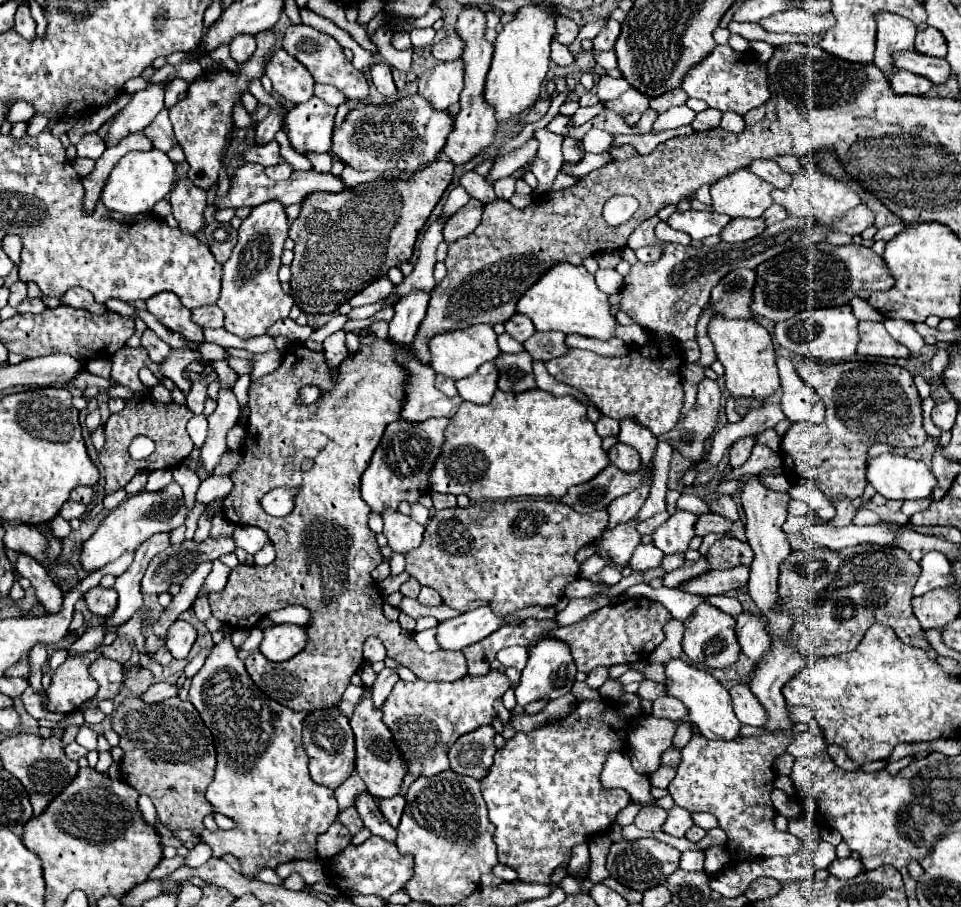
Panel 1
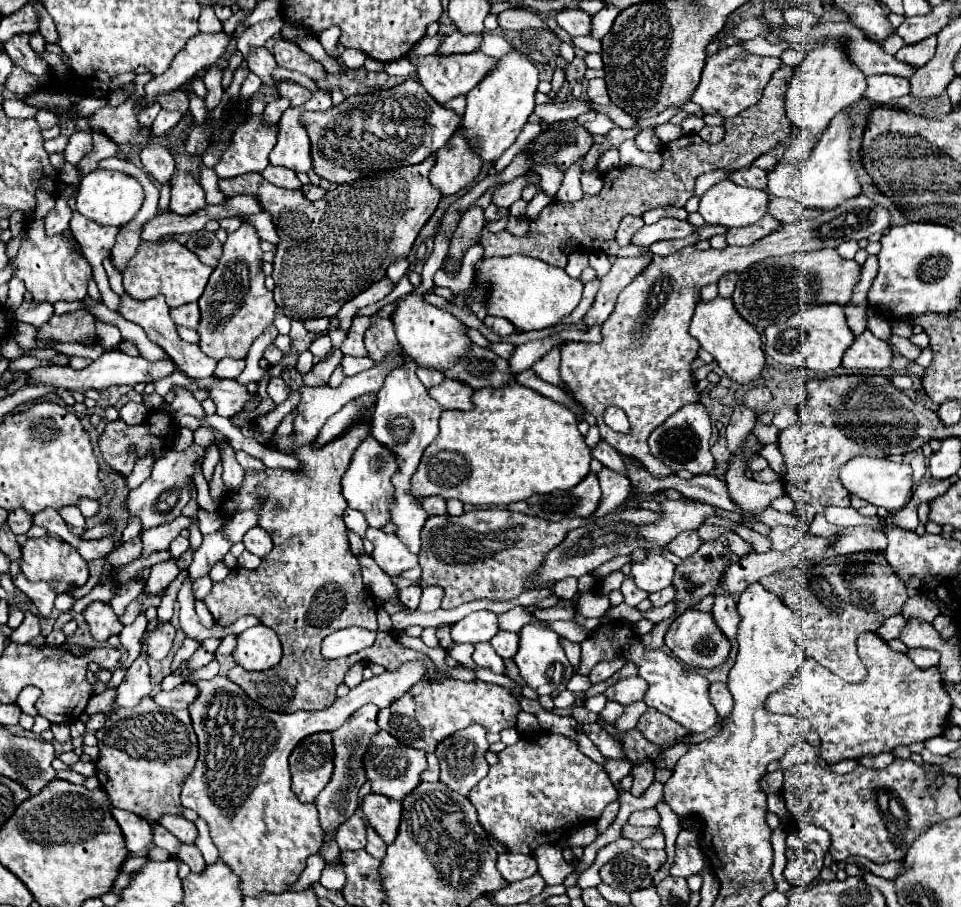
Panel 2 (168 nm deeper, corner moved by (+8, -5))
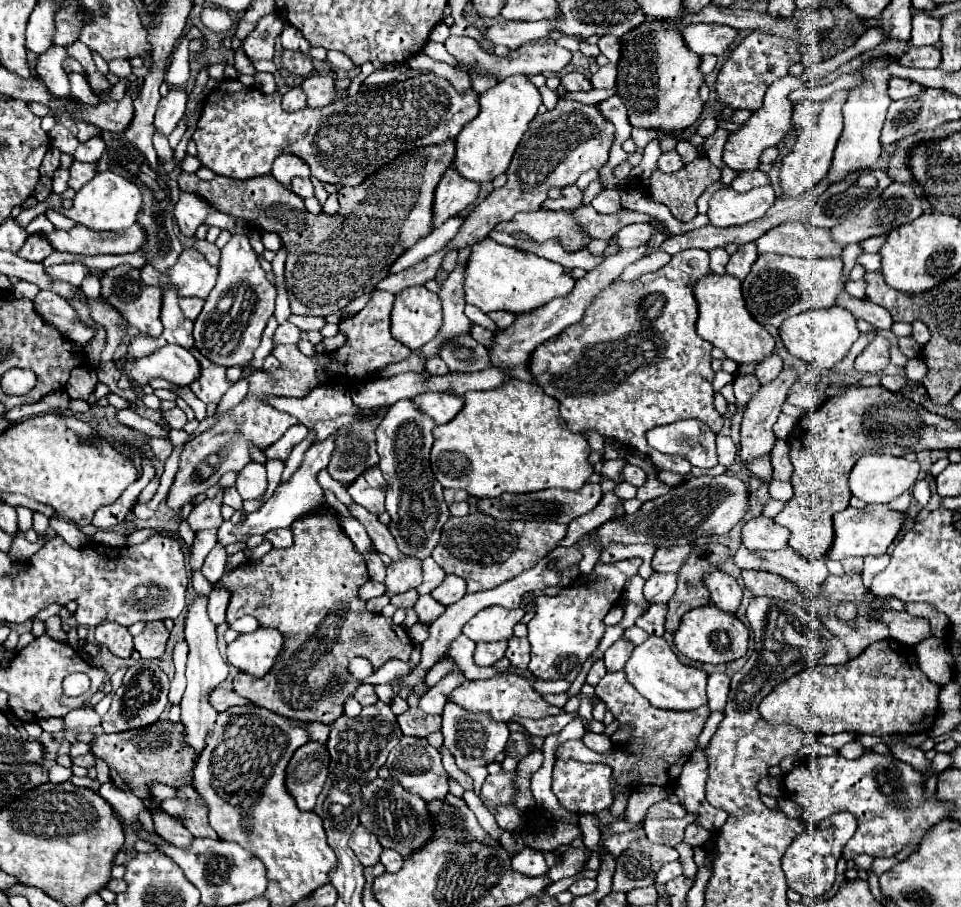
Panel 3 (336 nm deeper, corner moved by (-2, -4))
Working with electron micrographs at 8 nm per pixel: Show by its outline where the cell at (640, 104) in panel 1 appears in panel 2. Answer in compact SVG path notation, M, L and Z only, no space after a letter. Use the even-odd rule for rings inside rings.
M594 110L584 116L578 116L576 124L580 124L582 128L588 128L588 132L592 134L608 134L612 128L616 128L616 124L610 120L608 114L594 112Z

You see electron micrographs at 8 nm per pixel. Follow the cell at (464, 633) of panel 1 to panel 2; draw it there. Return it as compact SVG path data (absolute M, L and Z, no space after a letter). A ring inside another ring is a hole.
M482 610L482 612L472 612L466 618L458 620L452 626L452 640L454 642L488 642L494 634L498 632L498 620L494 612Z

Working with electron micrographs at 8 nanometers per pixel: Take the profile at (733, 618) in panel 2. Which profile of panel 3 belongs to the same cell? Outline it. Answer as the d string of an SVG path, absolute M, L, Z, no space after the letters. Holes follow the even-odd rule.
M712 571L704 579L704 587L710 591L712 603L728 613L736 613L740 601L742 601L742 587L738 587L736 579L724 571Z

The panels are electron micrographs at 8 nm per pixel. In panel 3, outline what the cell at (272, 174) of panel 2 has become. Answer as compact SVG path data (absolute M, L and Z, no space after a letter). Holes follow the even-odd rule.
M306 177L306 179L294 179L292 181L292 185L290 185L290 189L298 195L298 197L302 197L302 199L308 199L308 197L314 197L314 185L312 185L312 181L310 181L310 177Z

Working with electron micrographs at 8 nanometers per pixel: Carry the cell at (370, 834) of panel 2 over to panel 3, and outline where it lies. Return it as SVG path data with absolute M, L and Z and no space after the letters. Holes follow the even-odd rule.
M384 849L380 863L384 865L384 869L386 869L386 871L390 871L390 873L396 873L396 871L400 871L400 869L402 869L402 865L404 865L404 859L402 859L402 857L400 857L396 851Z

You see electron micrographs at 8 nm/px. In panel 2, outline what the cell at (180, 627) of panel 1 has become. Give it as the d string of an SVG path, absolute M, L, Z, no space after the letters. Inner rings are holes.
M170 622L158 626L148 638L148 654L150 654L150 658L164 660L172 650L174 636L176 636L176 628Z

